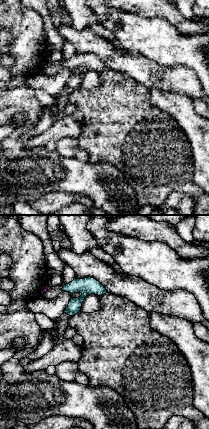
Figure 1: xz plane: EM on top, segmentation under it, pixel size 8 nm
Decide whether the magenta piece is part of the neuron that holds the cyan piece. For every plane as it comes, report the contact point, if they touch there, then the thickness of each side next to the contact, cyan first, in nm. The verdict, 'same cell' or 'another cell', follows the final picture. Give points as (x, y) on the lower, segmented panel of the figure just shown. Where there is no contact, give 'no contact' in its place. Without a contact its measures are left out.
no contact

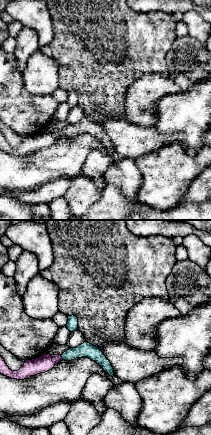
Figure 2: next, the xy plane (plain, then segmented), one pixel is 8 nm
contact (61, 356); calibres 120 and 140 nm

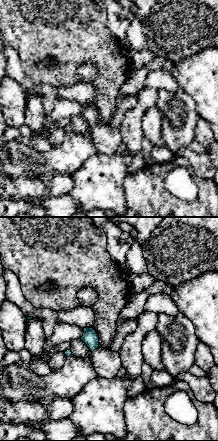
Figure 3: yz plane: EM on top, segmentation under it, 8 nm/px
no contact

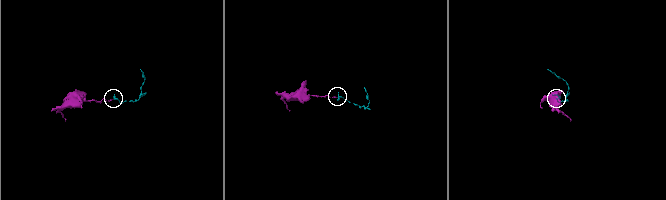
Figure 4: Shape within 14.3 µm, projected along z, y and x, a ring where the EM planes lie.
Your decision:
same cell

